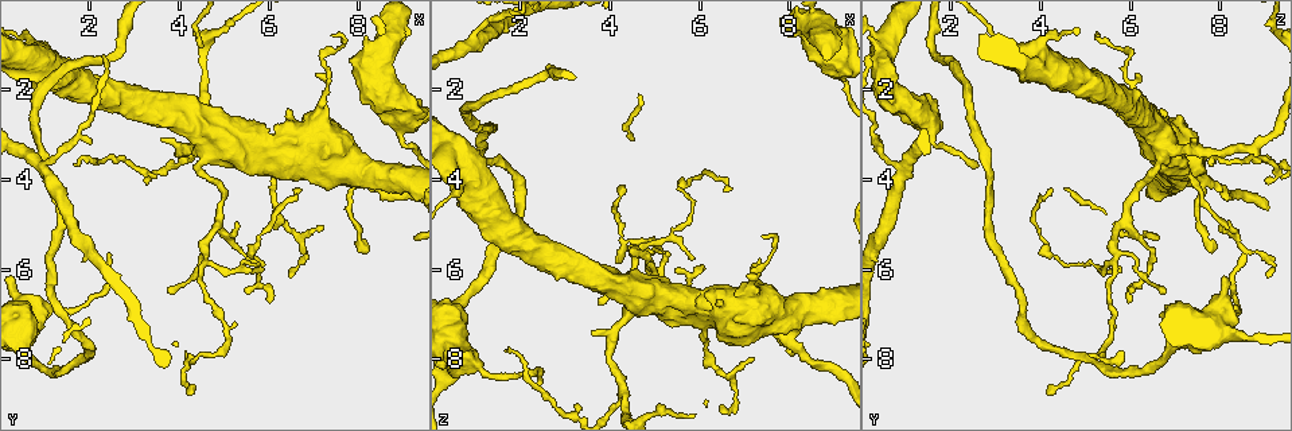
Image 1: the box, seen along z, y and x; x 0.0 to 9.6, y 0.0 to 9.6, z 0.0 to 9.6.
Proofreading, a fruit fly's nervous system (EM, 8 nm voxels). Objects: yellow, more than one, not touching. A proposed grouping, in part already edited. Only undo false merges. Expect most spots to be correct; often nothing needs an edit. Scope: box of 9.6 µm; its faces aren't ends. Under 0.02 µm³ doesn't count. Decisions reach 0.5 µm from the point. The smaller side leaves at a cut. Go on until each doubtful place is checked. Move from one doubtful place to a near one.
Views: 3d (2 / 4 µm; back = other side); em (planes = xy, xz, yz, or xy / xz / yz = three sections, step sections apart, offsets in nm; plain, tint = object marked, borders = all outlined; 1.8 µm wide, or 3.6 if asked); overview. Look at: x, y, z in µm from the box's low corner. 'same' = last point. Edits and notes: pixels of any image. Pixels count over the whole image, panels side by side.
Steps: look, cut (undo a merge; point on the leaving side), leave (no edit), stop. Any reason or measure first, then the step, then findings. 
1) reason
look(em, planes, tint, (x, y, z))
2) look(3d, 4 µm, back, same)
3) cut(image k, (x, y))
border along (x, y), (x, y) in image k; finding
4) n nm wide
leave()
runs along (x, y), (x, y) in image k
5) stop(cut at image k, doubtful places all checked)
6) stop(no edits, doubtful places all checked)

thick turns thin
look(em, 3.6 µm, planes, plain, (7.30, 3.20, 6.90))

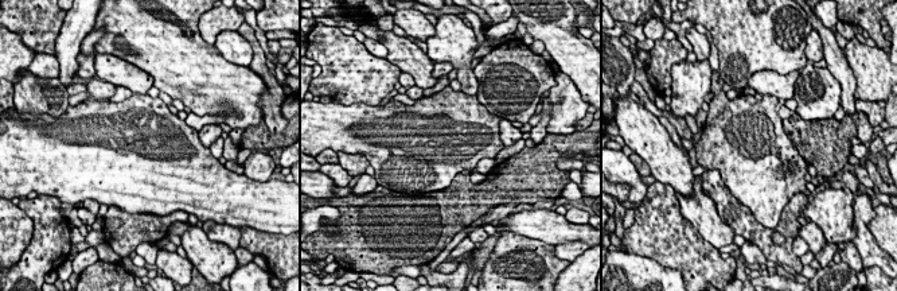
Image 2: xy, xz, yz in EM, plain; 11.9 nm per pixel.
what lies round it
look(em, 3.6 µm, planes, borders, same)

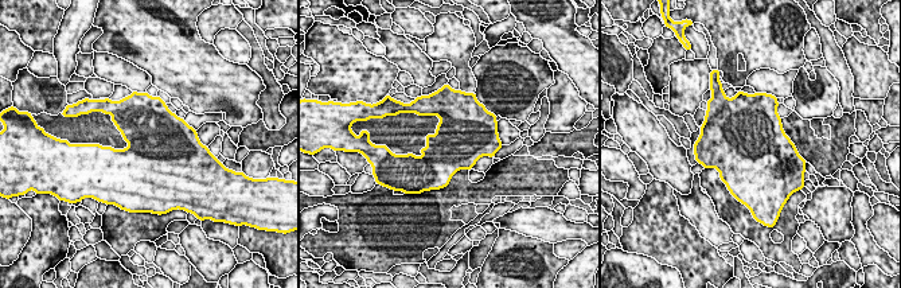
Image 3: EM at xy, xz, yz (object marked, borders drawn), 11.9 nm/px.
leave()
all the same neuron

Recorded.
thick turns thin
look(3d, 4 µm, (6.20, 3.75, 7.10))

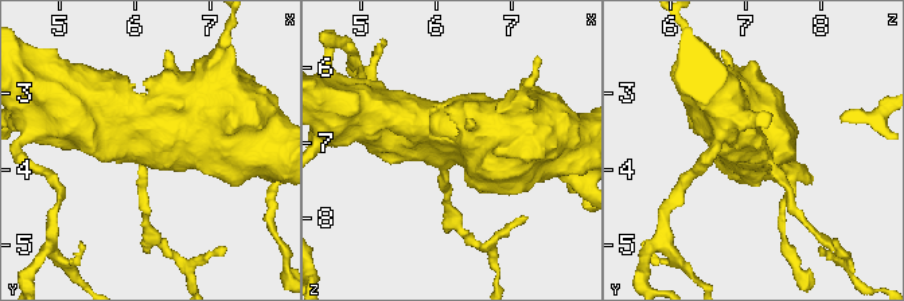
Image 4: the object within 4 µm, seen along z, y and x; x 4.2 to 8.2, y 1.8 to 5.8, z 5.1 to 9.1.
look(em, 3.6 µm, yz, step 8, borders, (6.15, 3.80, 7.10))

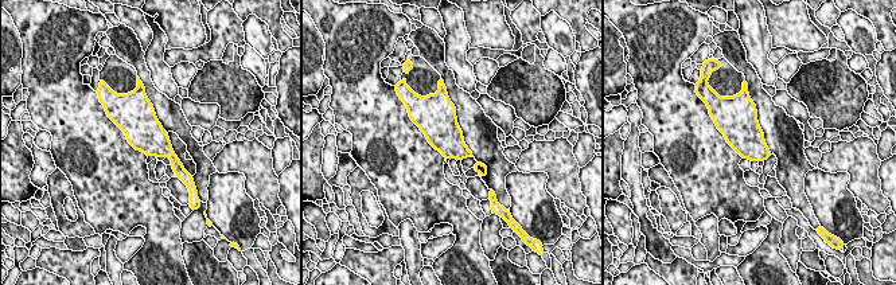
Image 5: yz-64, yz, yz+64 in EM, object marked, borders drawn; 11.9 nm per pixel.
leave()
one neuron here

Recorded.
abrupt turn
look(em, 3.6 µm, planes, tint, (8.05, 4.00, 7.55))

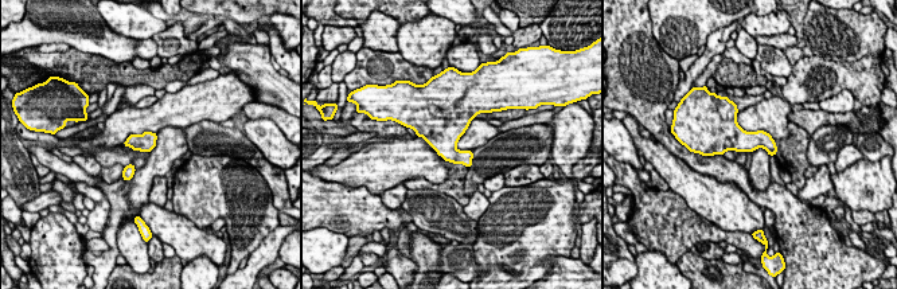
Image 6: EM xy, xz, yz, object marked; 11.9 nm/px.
leave()
continuous, no second neuron

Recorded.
three-way junction
look(em, planes, tint, (4.55, 5.80, 5.75))

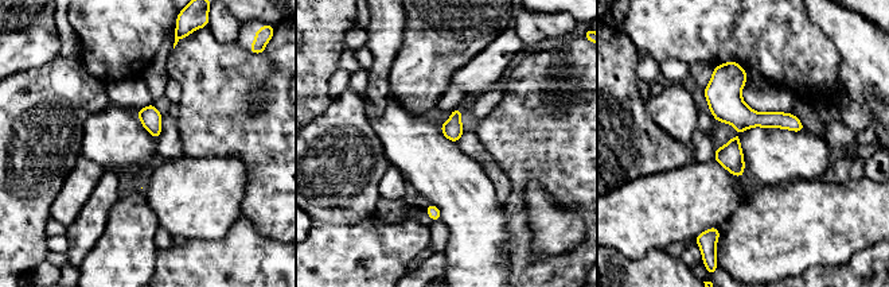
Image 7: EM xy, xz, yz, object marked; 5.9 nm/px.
leave()
runs along (733, 66), (740, 173) in image 7; all the same neuron

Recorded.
thick turns thin
look(em, 3.6 µm, xy, step 16, borders, (0.80, 1.10, 3.95))

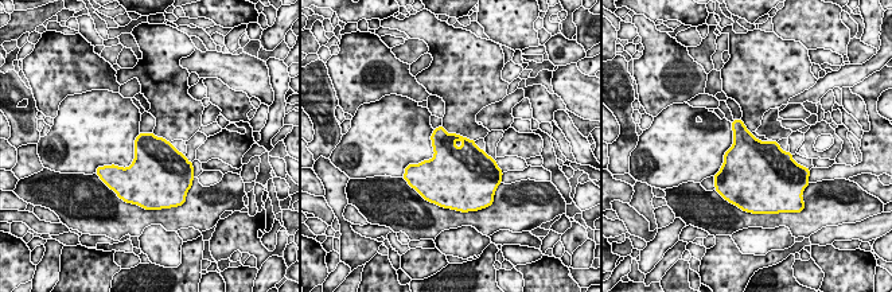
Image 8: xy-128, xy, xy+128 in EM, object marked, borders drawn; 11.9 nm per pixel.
440 nm wide
leave()
continuous, no second neuron

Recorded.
stop(no edits, doubtful places all checked)

